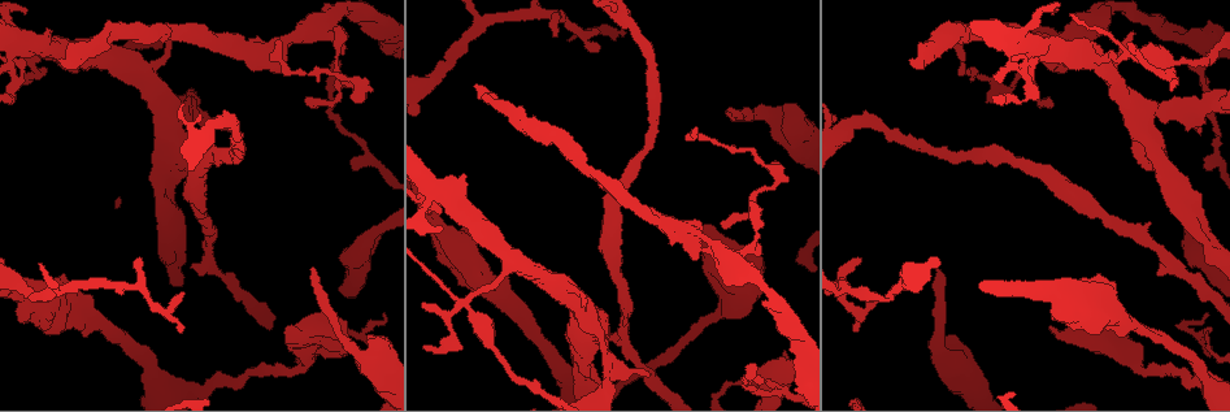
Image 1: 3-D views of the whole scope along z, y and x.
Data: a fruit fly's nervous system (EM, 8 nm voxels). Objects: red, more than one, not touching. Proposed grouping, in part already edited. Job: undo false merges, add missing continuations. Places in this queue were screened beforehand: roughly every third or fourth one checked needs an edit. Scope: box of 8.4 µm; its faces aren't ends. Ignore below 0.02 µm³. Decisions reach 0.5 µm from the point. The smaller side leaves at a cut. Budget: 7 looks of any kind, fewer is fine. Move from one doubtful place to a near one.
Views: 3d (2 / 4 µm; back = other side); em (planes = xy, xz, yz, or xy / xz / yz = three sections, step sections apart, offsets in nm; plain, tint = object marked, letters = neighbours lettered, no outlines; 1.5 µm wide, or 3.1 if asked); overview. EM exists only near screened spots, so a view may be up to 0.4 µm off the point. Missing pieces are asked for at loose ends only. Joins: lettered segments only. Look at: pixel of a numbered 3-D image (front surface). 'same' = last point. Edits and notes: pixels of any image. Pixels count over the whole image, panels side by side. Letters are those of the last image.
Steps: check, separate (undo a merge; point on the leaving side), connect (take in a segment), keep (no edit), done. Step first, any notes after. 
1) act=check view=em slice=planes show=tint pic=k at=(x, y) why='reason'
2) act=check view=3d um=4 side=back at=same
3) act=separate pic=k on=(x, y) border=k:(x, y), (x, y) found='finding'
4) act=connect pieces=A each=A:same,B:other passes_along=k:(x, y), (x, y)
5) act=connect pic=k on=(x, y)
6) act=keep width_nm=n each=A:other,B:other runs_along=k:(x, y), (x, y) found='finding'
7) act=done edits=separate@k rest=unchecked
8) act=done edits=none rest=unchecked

act=check view=3d um=4 pic=1 at=(734, 261) why='a narrow waist'

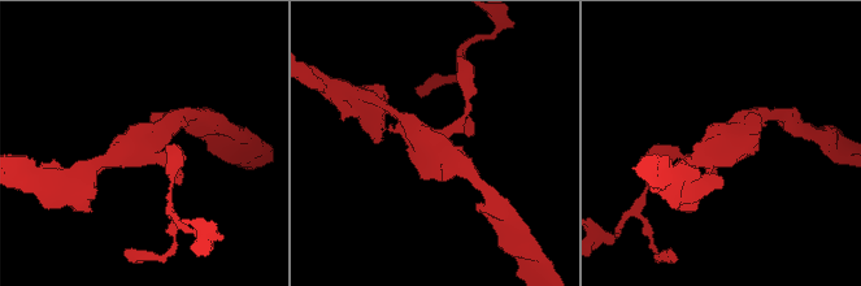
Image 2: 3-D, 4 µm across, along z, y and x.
act=check view=em slice=planes show=letters pic=2 at=(727, 151)

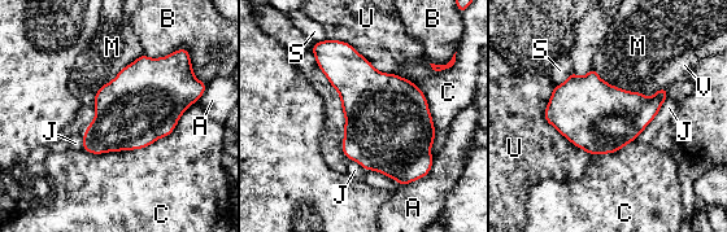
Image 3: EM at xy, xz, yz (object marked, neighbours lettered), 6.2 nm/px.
act=keep longest_contact=C:800nm each=A:other,B:other,C:other,J:other,M:other,S:other,U:other,V:other border=3:(197, 100), (146, 147), (82, 149) found='one neuron here'

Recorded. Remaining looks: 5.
act=check view=em slice=xy step=8 show=letters pic=1 at=(1129, 55) why='small branch off a trunk'

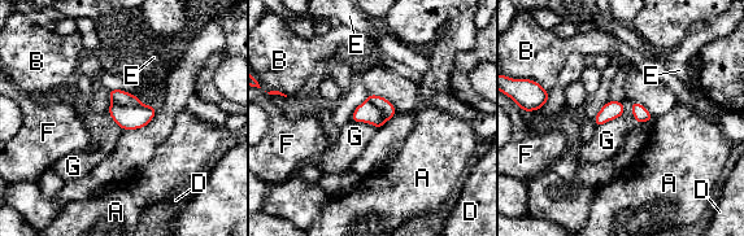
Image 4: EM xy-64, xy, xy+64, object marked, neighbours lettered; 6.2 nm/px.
act=separate pic=4 on=(118, 96) each=A:other,B:other,D:other,E:other,F:other,G:other found='two neurons meet here'

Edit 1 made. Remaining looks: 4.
act=check view=overview why='see it whole again'

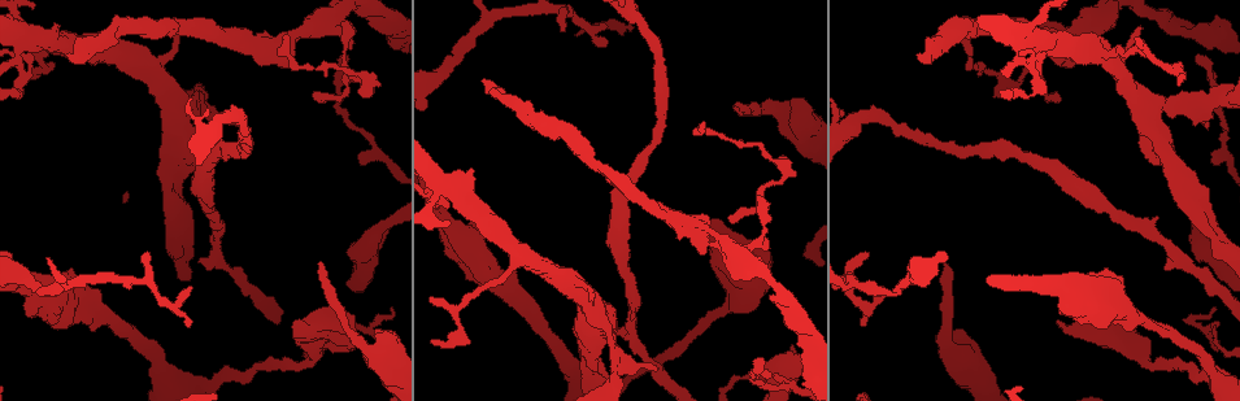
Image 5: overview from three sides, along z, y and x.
act=check view=em slice=planes show=tint pic=5 at=(858, 286)

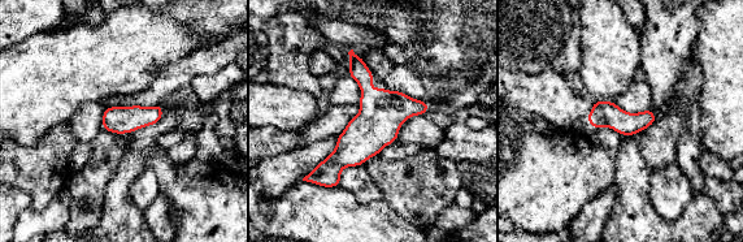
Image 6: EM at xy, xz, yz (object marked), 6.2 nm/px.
act=check view=em slice=planes show=letters at=same

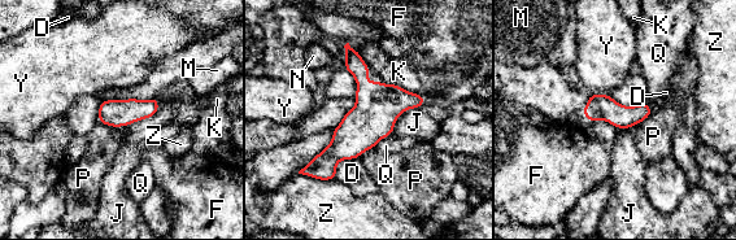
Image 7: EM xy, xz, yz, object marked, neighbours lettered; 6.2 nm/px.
act=keep each=D:other,F:other,J:other,K:other,M:other,N:other,P:other,Q:other,Y:other,Z:other found='all the same neuron'

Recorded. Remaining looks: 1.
act=done edits=separate@4 rest=unchecked

